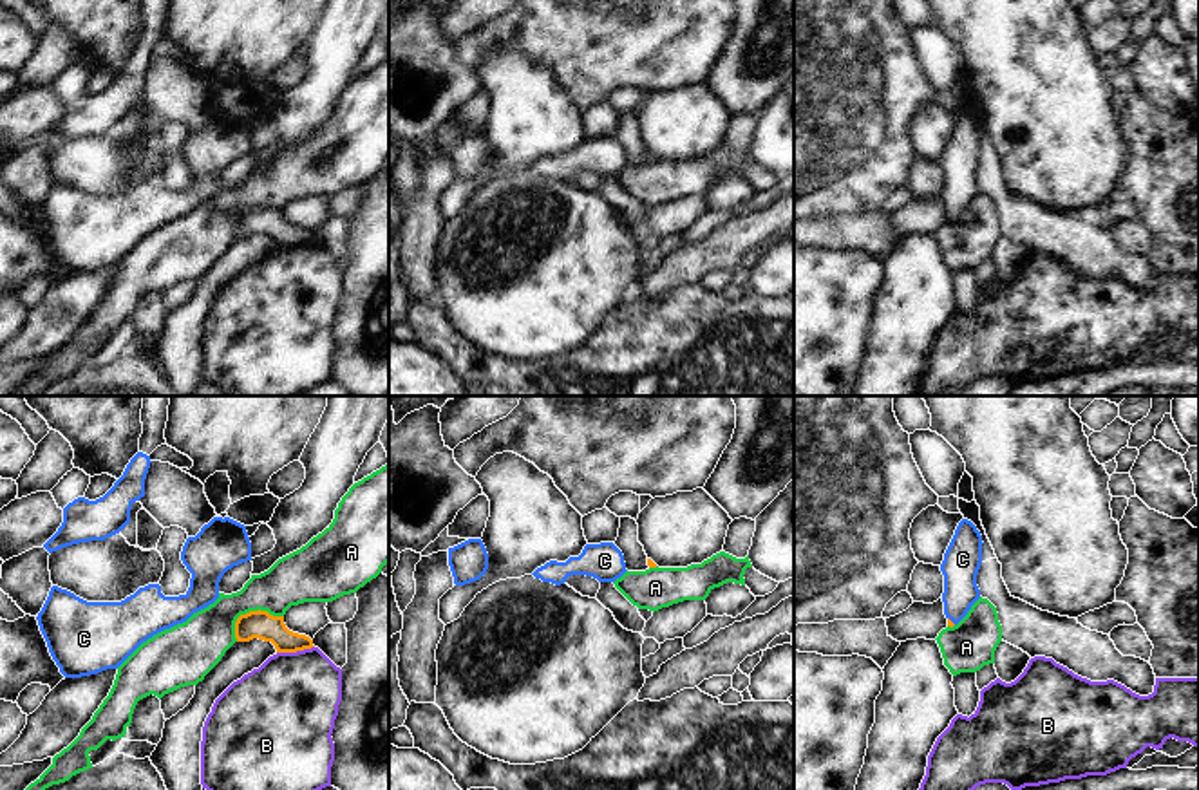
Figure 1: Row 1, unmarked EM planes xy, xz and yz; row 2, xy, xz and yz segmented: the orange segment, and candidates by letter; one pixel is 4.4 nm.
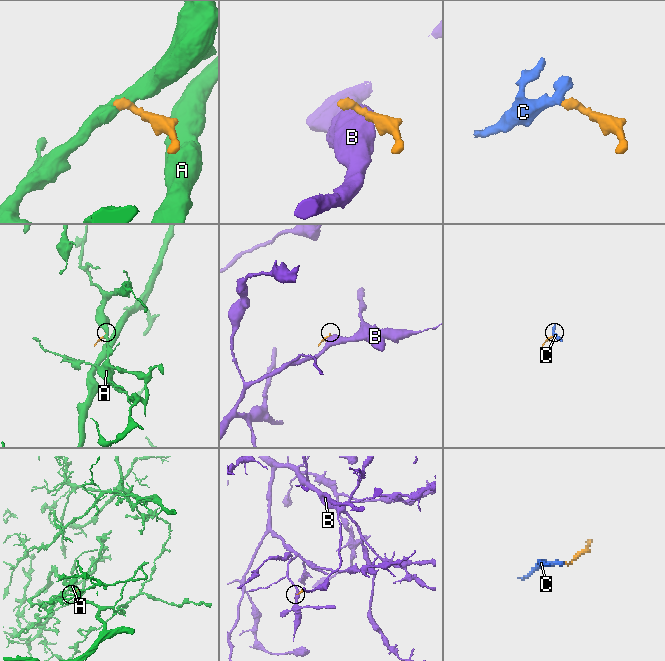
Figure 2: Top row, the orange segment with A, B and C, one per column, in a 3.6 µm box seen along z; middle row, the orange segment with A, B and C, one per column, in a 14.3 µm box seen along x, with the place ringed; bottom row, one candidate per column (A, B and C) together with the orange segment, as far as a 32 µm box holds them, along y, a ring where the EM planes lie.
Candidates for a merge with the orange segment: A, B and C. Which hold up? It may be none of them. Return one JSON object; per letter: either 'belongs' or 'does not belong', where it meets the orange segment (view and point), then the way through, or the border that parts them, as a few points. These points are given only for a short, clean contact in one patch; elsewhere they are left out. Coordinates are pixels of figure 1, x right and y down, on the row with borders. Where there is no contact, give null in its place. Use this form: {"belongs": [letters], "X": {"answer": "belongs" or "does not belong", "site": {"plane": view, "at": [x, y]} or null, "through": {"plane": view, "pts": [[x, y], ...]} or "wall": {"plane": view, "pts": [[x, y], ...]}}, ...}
{"belongs": ["C"], "A": {"answer": "does not belong", "site": {"plane": "xy", "at": [250, 611]}, "wall": {"plane": "xy", "pts": [[283, 615], [250, 610], [237, 619], [234, 637]]}}, "B": {"answer": "does not belong", "site": {"plane": "xy", "at": [295, 651]}, "wall": {"plane": "xy", "pts": [[313, 646], [302, 651], [277, 653]]}}, "C": {"answer": "belongs", "site": {"plane": "yz", "at": [950, 620]}, "through": {"plane": "yz", "pts": [[950, 622], [950, 620], [961, 592], [961, 566]]}}}

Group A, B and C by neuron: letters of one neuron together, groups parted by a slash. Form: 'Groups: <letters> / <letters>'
Groups: A / B / C

